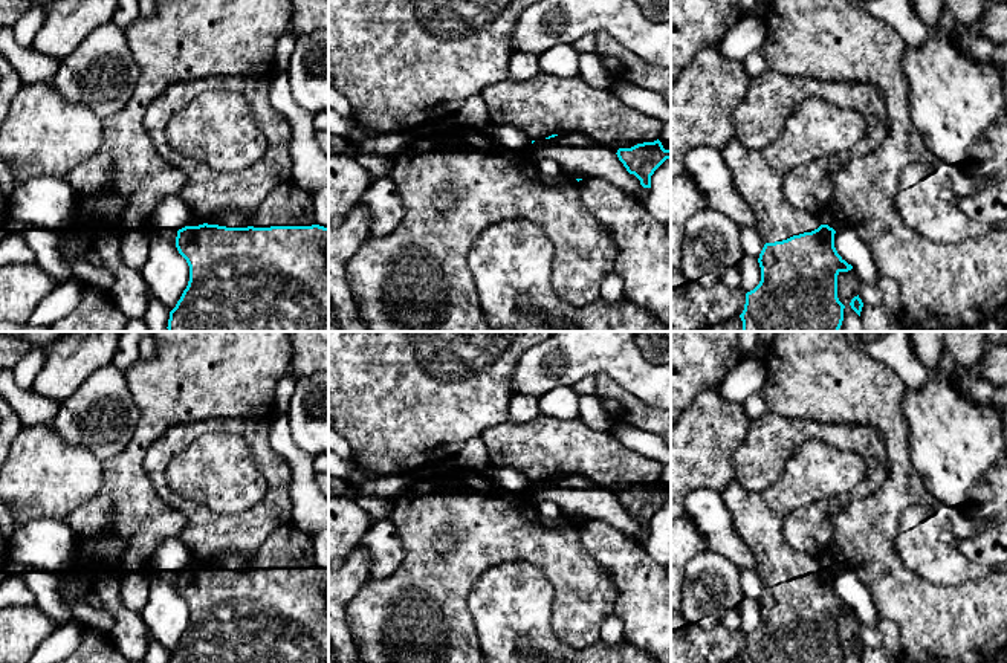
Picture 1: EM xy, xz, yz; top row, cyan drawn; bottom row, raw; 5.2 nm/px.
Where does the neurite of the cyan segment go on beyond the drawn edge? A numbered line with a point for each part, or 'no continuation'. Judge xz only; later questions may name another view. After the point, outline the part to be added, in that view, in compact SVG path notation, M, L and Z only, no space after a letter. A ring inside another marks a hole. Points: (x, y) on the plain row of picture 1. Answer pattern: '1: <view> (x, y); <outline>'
1: xz (541, 448); M536 416L526 422L504 422L484 431L489 467L513 467L532 483L552 477L581 475L597 486L617 495L619 490L631 490L637 486L659 481L663 466L625 448L610 431L590 429L579 419L555 419Z

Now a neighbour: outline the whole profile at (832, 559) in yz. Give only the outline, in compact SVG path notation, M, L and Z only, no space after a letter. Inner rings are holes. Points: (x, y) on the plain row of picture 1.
M834 548L828 550L819 561L822 567L828 567L834 573L843 567L843 558Z

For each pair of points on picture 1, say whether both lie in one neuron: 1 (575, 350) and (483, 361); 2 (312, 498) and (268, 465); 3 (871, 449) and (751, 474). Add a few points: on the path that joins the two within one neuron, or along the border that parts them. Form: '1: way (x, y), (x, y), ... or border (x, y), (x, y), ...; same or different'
1: border (532, 347), (520, 358), (512, 373), (512, 391); different
2: border (275, 451), (291, 471), (292, 518); different
3: way (841, 436), (792, 433), (781, 443); same

